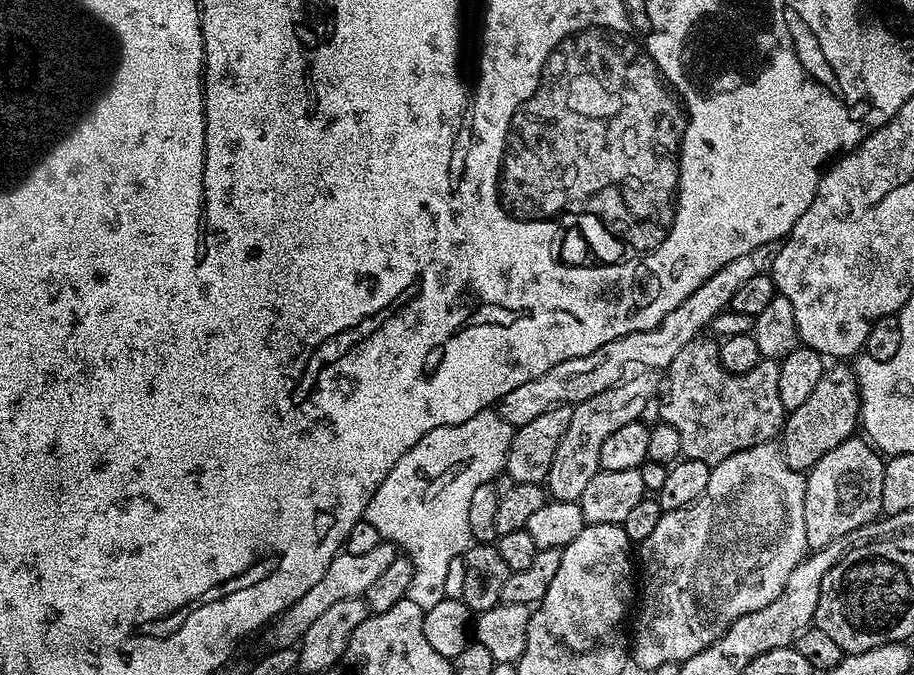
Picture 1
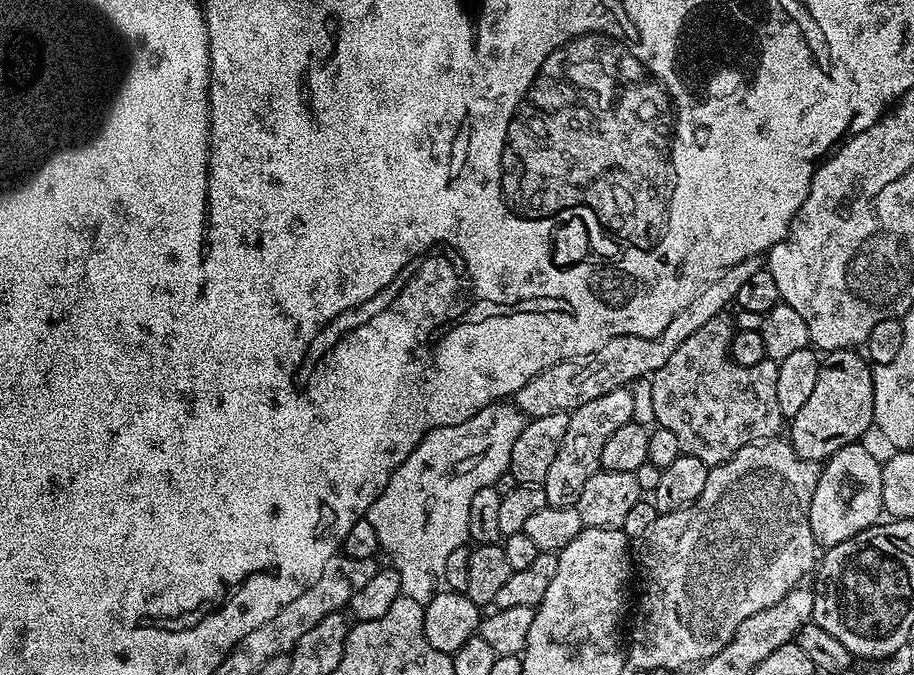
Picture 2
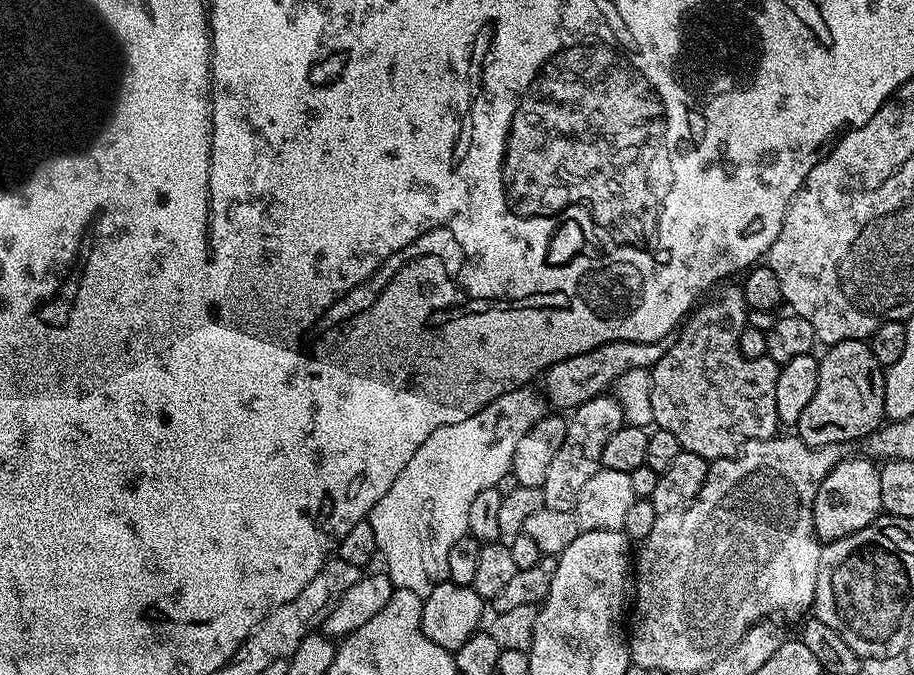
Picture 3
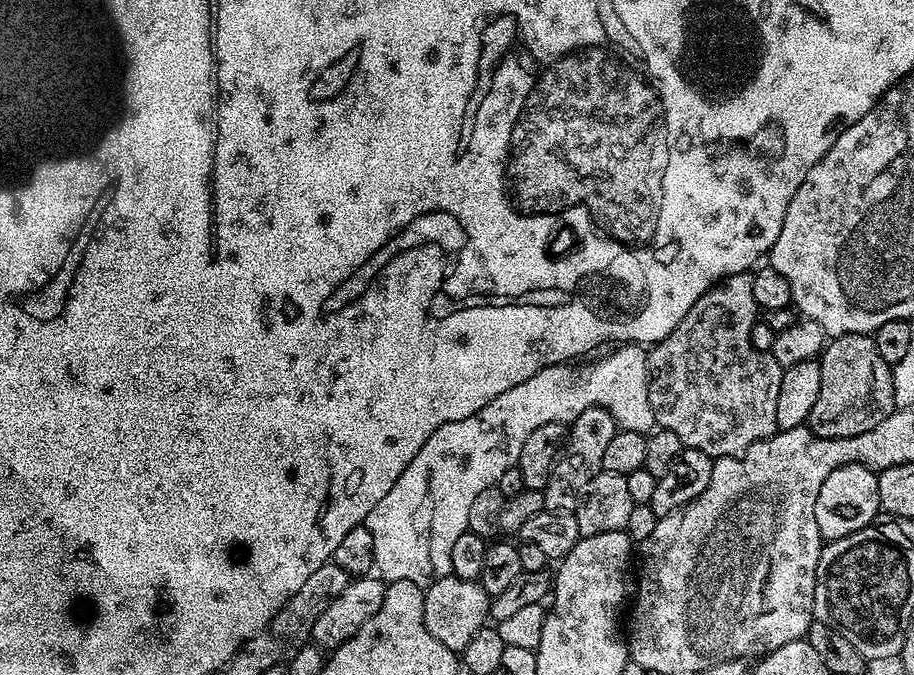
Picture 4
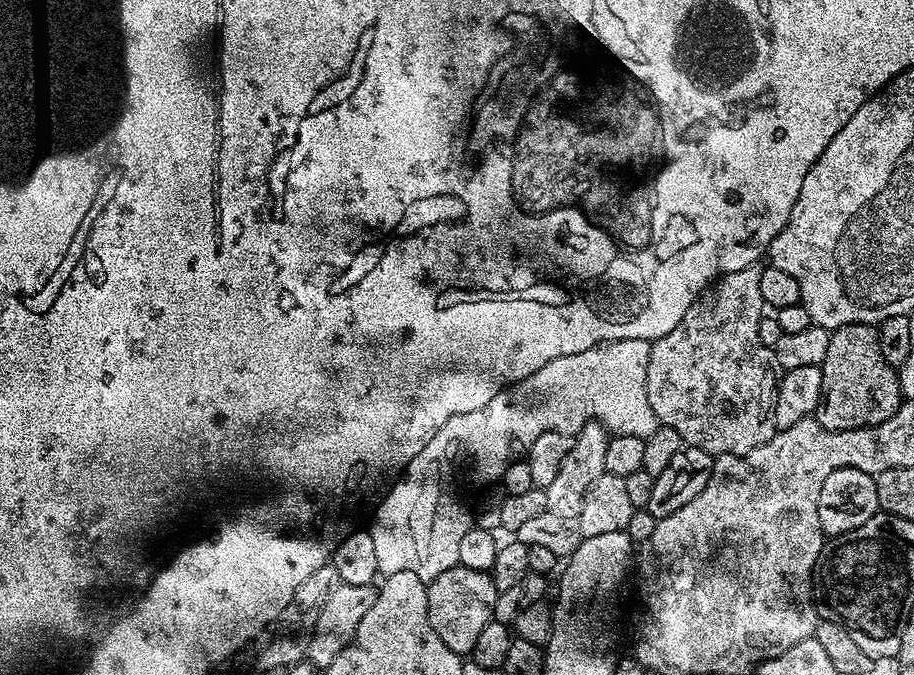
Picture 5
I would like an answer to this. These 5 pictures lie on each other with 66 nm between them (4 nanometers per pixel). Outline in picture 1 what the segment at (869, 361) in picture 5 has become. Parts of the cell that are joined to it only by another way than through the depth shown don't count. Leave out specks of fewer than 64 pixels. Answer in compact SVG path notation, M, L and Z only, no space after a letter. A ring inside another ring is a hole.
M829 367L822 374L822 378L818 378L818 386L814 386L810 398L806 398L806 402L802 402L802 406L798 406L793 412L787 413L782 429L782 451L786 462L796 472L807 473L808 469L813 468L818 462L818 458L822 458L822 454L830 454L834 446L842 446L842 442L853 439L857 435L859 424L860 387L856 381L855 371L851 367Z

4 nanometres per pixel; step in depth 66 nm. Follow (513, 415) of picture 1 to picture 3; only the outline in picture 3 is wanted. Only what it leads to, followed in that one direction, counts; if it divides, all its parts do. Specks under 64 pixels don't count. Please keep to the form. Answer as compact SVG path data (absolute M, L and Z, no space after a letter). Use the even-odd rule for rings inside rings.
M611 340L608 344L598 346L589 352L566 358L543 373L544 388L542 395L553 409L571 410L582 402L590 402L590 398L605 395L620 379L622 374L639 368L650 370L662 358L666 347L664 340L654 342L634 342L633 340Z

